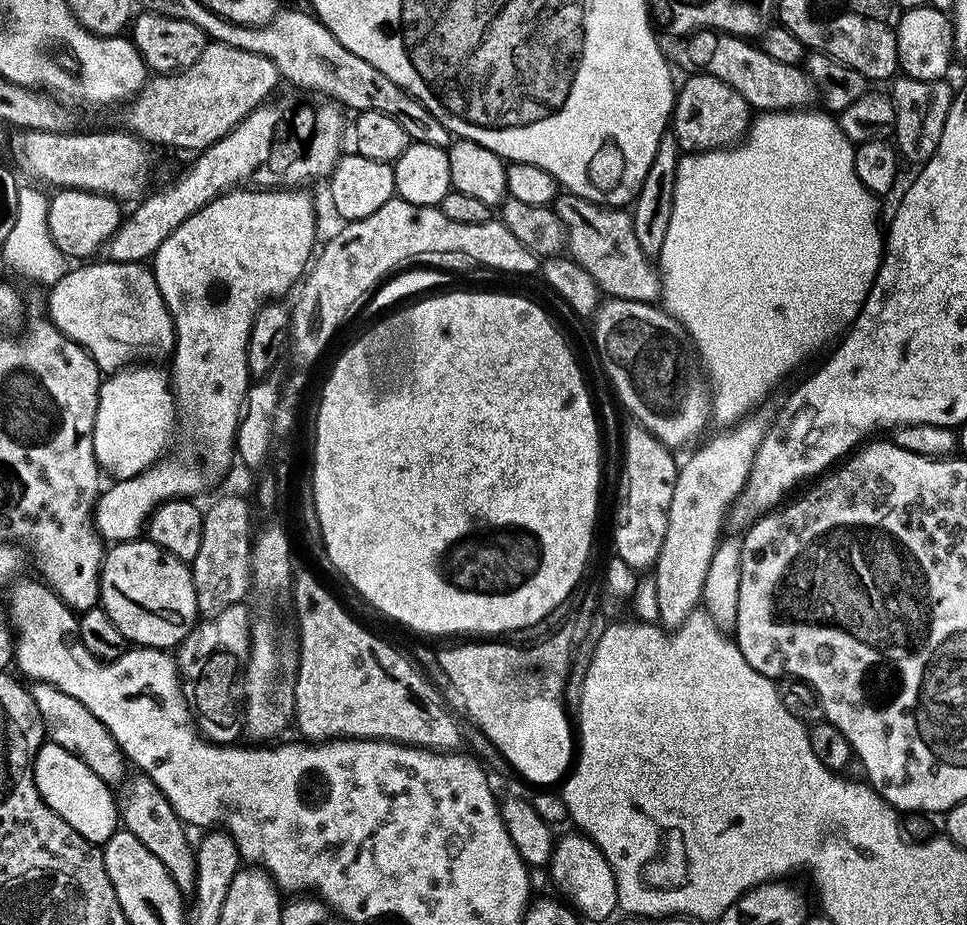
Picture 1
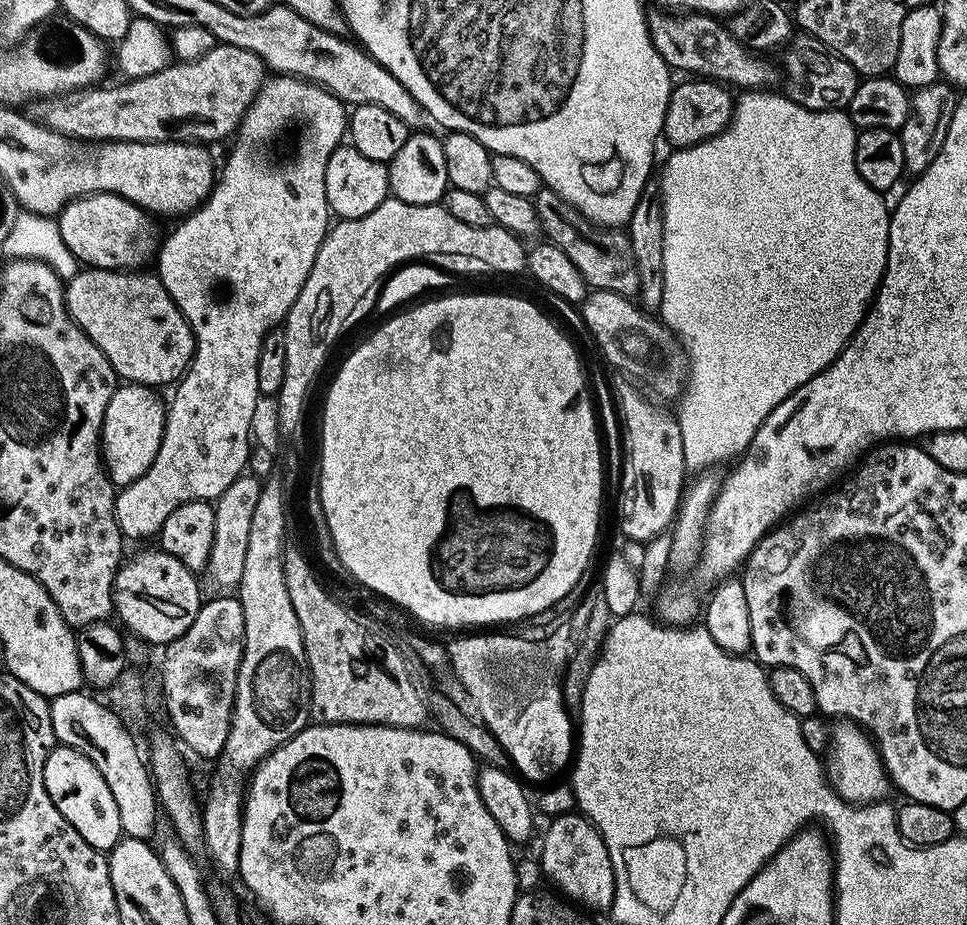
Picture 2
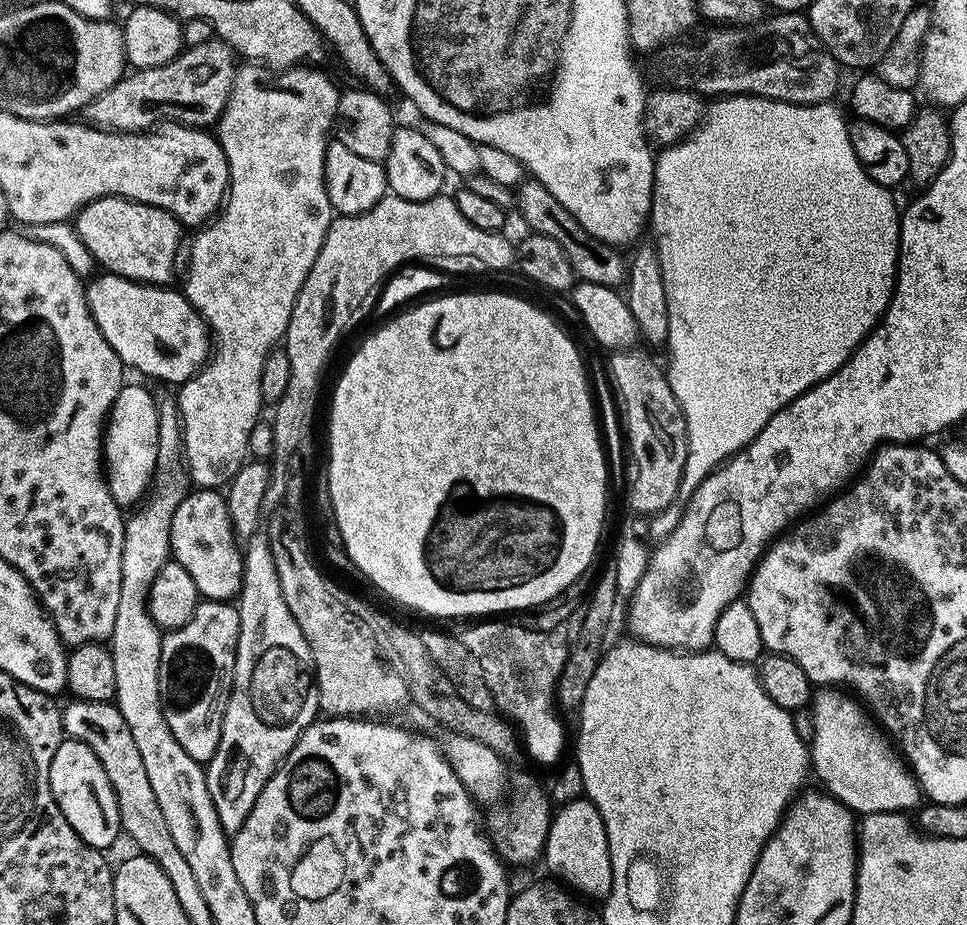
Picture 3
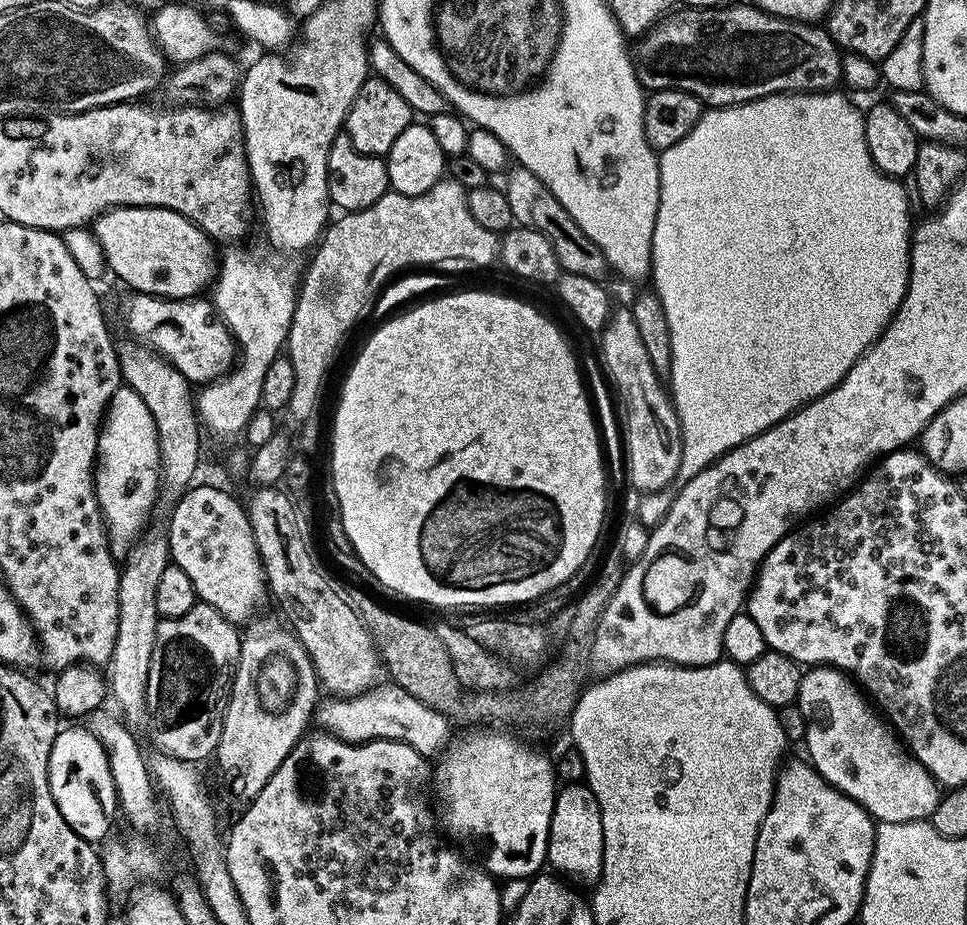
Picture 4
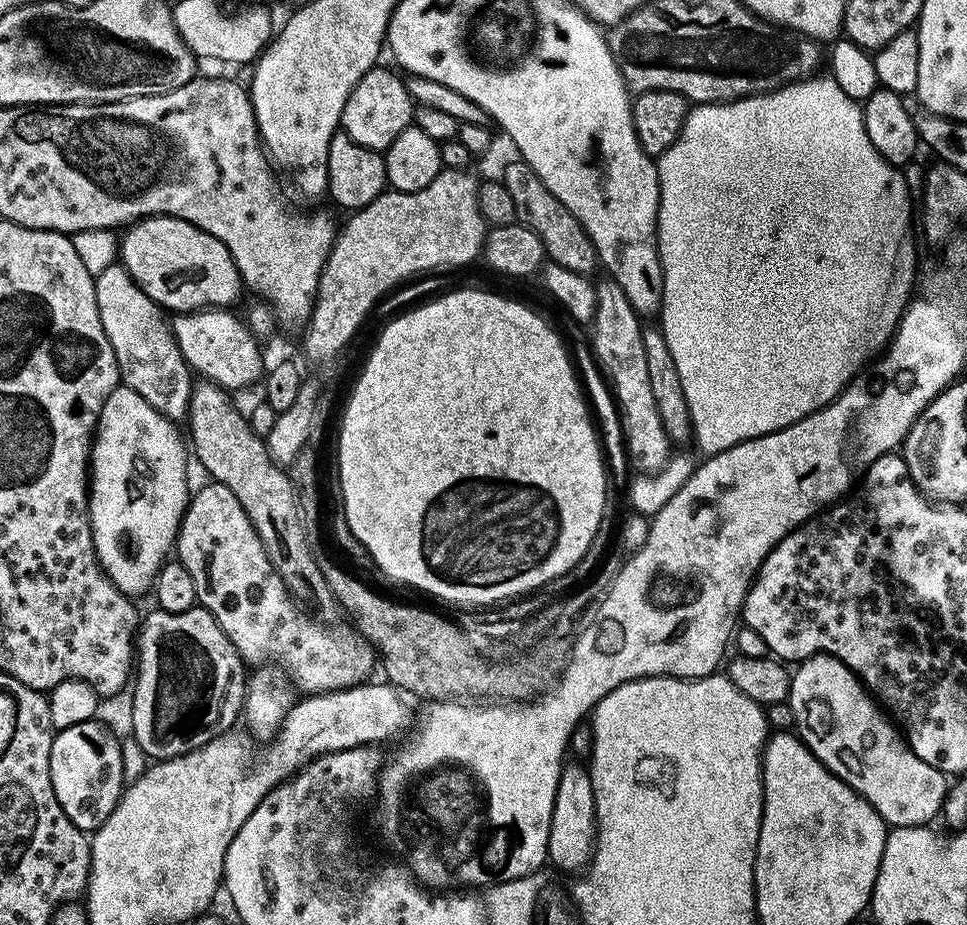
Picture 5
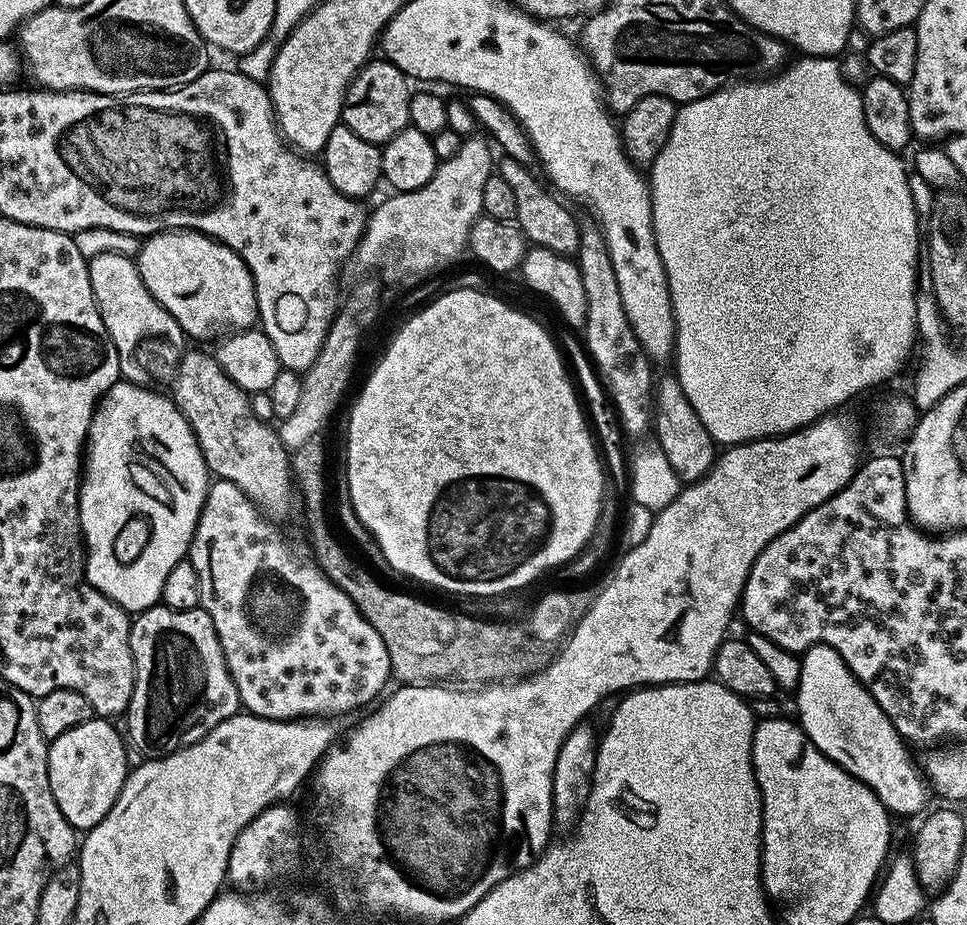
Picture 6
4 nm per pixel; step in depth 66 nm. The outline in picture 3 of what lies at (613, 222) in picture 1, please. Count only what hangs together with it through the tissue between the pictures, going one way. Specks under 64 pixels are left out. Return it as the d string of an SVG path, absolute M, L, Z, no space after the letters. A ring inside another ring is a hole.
M534 178L525 179L518 189L519 208L521 218L529 224L528 228L533 233L545 235L562 246L562 251L569 259L570 266L581 281L594 282L598 286L614 289L619 289L625 283L625 257L620 257L616 253L619 251L613 245L602 242L594 238L594 234L587 232L578 222L578 218L574 218L574 214L570 214L570 210L566 210L566 206L562 206L562 202L558 202L558 198L554 198L554 194L550 194L550 190L542 186L542 182Z

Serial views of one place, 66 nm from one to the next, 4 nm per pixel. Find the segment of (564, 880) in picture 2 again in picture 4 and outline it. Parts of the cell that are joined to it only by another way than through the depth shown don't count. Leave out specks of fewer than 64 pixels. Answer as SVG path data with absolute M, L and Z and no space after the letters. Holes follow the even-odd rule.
M587 783L564 784L557 791L554 814L550 818L547 863L553 864L557 868L555 871L561 877L573 876L576 880L599 881L604 871L602 814L598 806L598 798L594 798Z

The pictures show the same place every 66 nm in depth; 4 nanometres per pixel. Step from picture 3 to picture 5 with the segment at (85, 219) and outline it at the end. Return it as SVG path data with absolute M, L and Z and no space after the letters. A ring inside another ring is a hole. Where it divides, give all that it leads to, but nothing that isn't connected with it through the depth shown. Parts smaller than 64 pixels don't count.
M148 216L136 221L124 234L118 244L119 263L124 265L138 287L169 313L198 312L202 308L227 309L242 289L240 271L230 250L226 250L218 238L206 234L206 230L198 230L198 226L190 222L173 216Z

